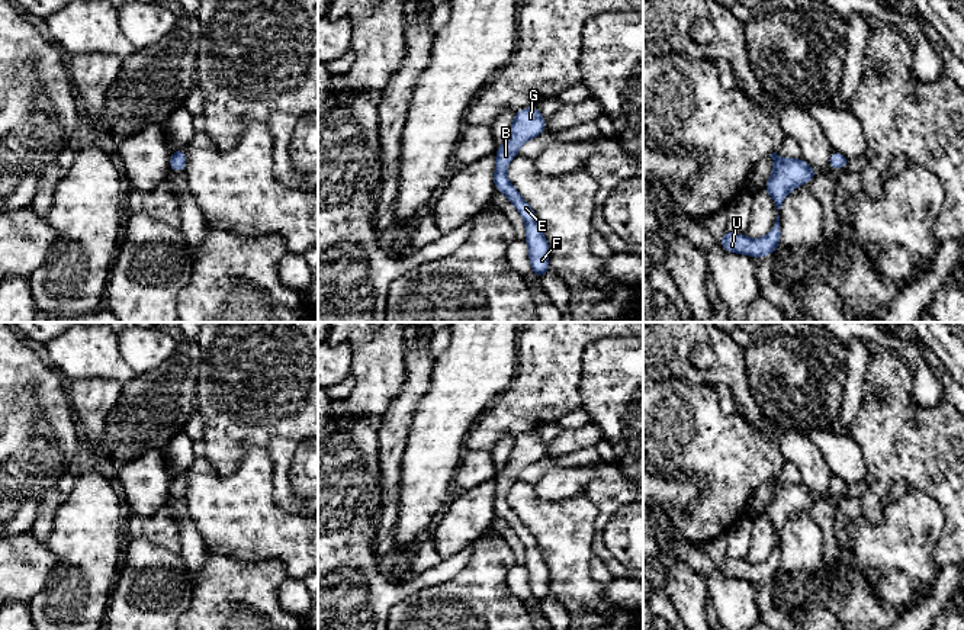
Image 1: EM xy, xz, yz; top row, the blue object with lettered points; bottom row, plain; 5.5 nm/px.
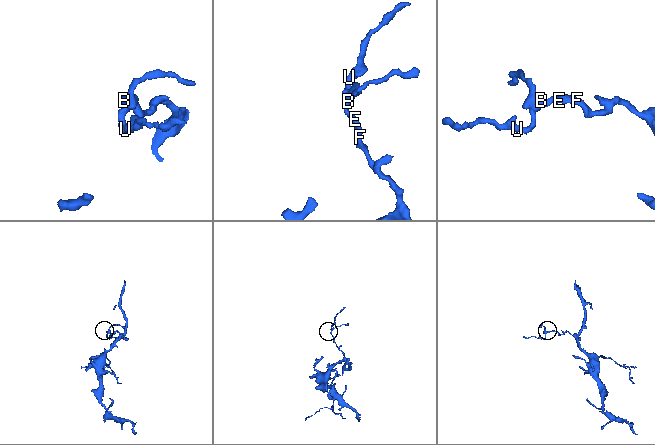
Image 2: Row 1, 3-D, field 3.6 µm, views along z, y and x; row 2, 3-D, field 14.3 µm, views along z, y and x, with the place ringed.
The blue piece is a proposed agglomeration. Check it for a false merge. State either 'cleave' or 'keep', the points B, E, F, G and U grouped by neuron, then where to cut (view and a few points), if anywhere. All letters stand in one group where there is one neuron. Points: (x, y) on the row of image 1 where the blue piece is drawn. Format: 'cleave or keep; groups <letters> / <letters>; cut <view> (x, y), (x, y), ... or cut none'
keep; groups B E F G U; cut none

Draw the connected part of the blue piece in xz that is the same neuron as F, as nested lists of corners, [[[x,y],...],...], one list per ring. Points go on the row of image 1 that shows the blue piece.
[[[537,106],[515,112],[505,144],[495,151],[497,164],[494,174],[495,189],[507,196],[524,219],[530,267],[539,279],[542,279],[549,269],[549,242],[540,228],[533,208],[510,183],[507,168],[510,161],[518,155],[520,147],[544,131],[546,122]]]

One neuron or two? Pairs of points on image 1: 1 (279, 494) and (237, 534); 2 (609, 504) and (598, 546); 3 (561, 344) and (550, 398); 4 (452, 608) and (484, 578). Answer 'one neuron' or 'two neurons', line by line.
1: two neurons
2: one neuron
3: one neuron
4: one neuron

